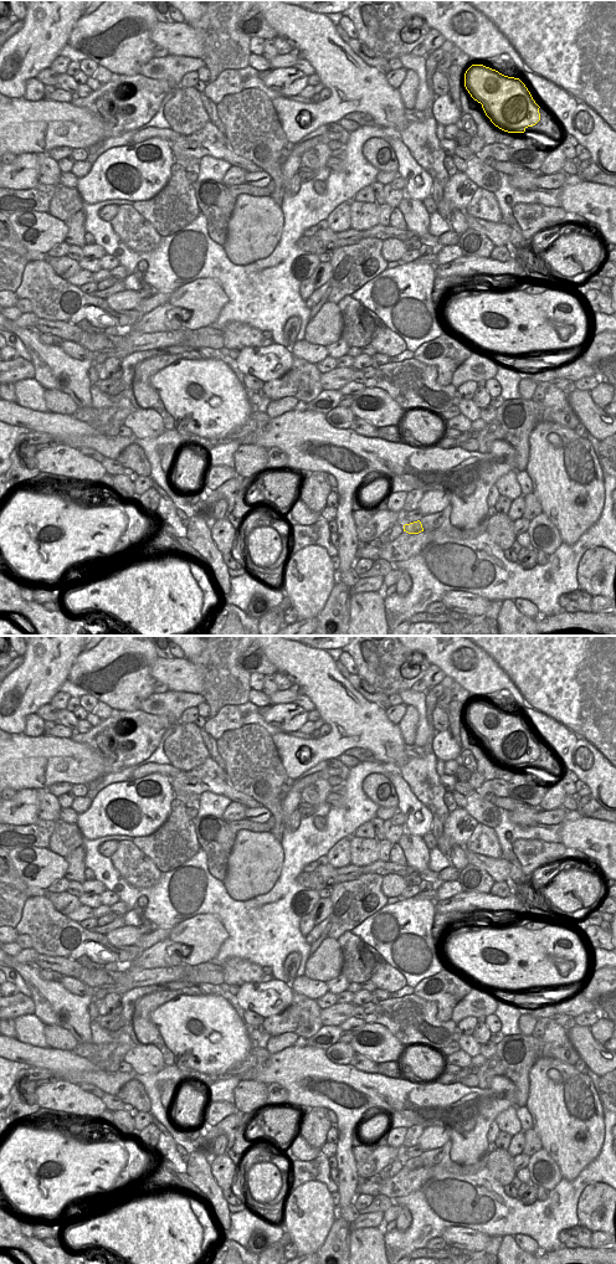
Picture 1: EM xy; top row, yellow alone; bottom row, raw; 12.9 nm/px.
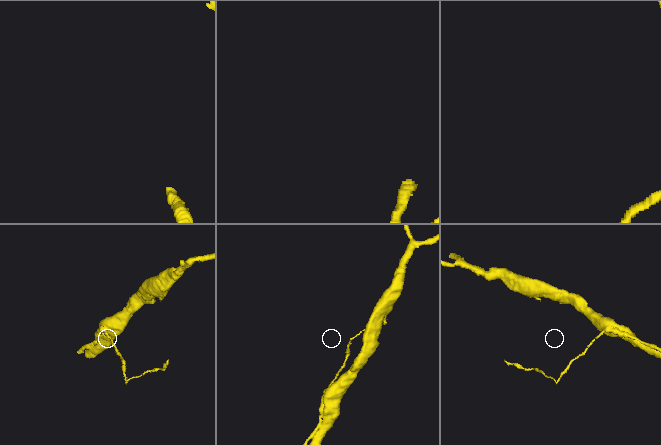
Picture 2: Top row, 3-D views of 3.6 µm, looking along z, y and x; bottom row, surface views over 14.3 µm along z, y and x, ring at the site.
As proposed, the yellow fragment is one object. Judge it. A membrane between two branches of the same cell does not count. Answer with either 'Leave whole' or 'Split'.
Split

